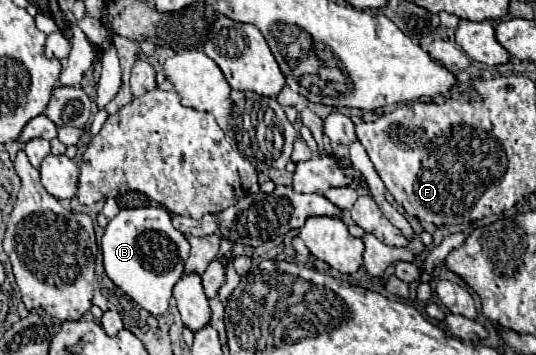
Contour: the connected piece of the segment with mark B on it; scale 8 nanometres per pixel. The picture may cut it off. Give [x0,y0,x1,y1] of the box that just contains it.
[101,207,189,315]

